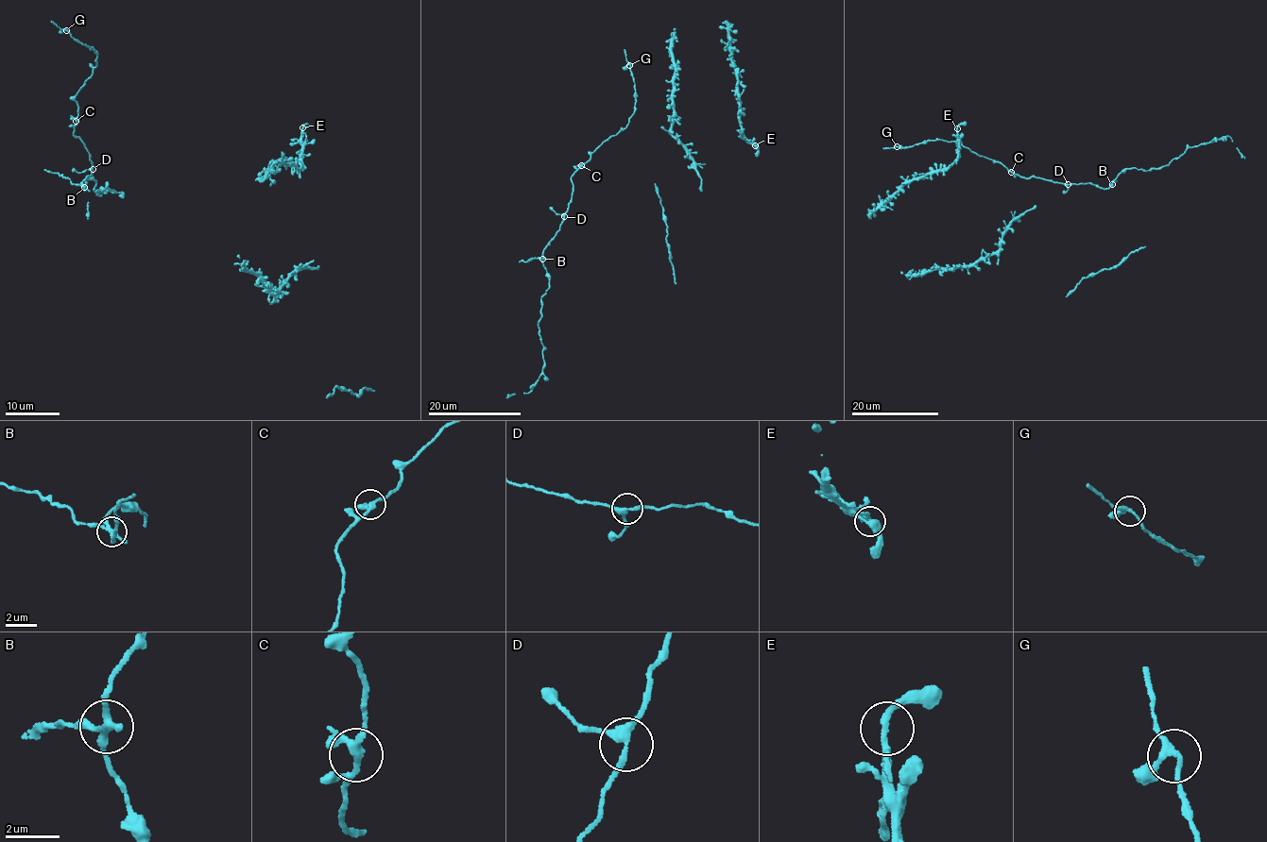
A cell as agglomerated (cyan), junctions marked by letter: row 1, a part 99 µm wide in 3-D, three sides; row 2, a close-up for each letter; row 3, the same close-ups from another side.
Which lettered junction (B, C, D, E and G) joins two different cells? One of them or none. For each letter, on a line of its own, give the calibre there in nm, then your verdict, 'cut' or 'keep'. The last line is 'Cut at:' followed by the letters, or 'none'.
B: calibre 220 nm; cut
C: calibre 240 nm; keep
D: calibre 280 nm; keep
E: calibre 190 nm; keep
G: calibre 200 nm; keep
Cut at: B

